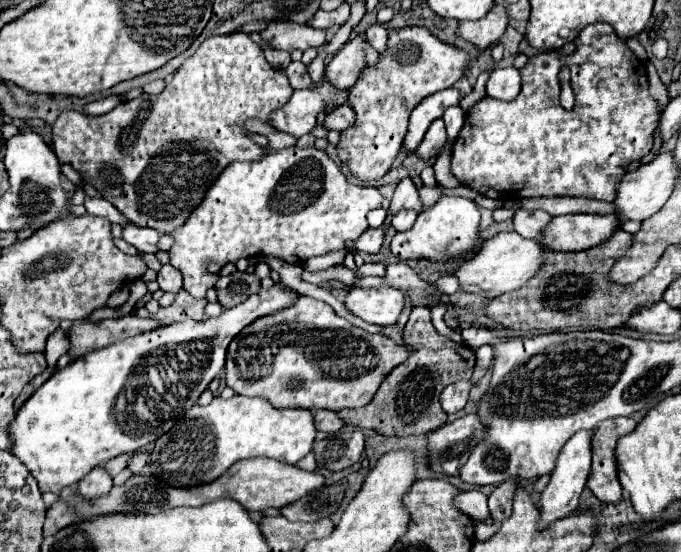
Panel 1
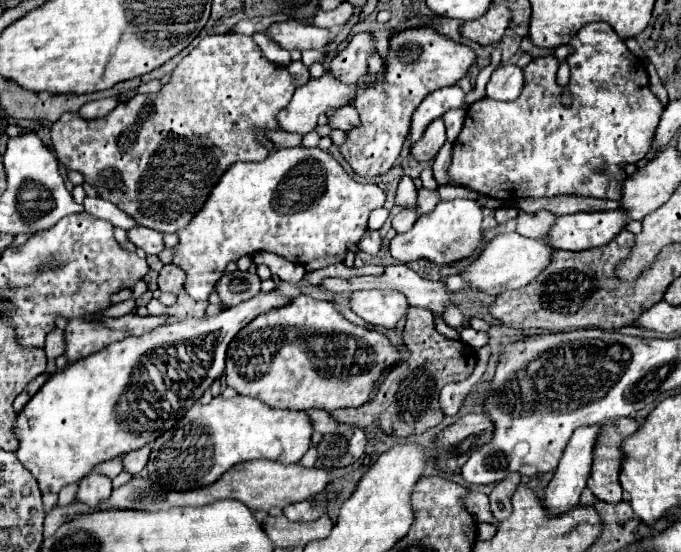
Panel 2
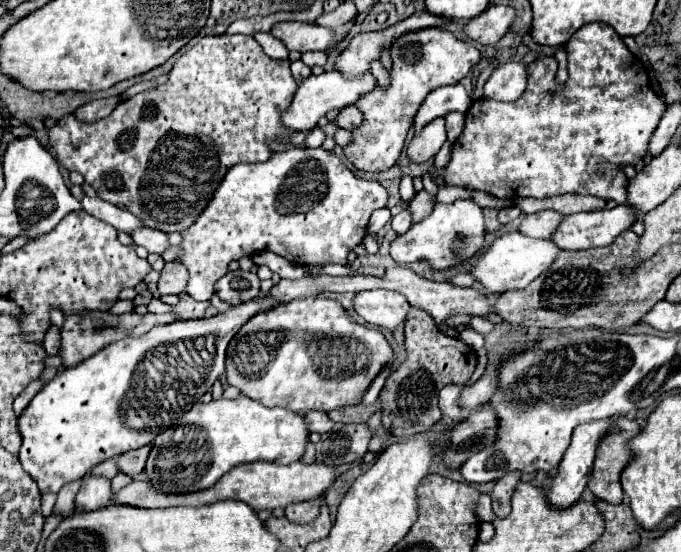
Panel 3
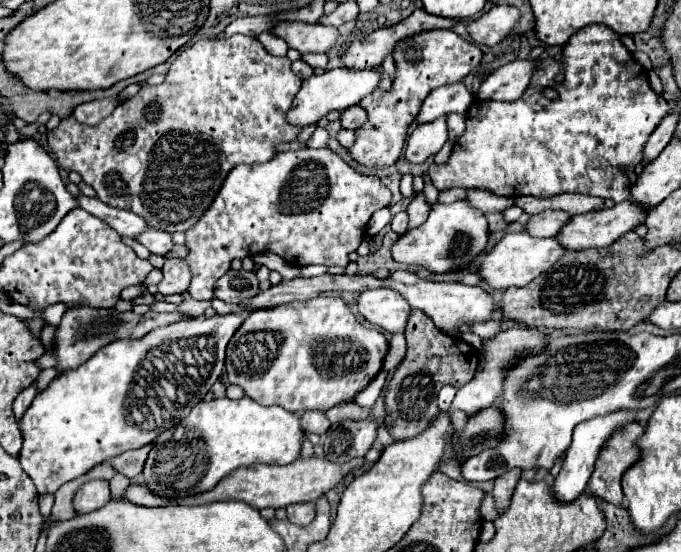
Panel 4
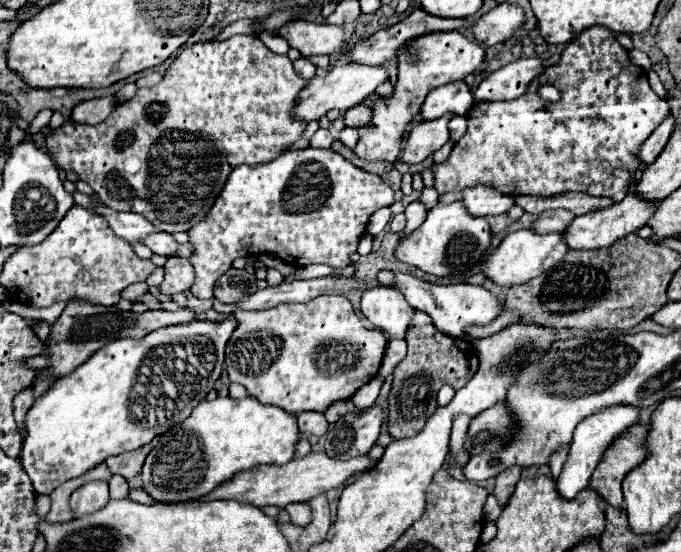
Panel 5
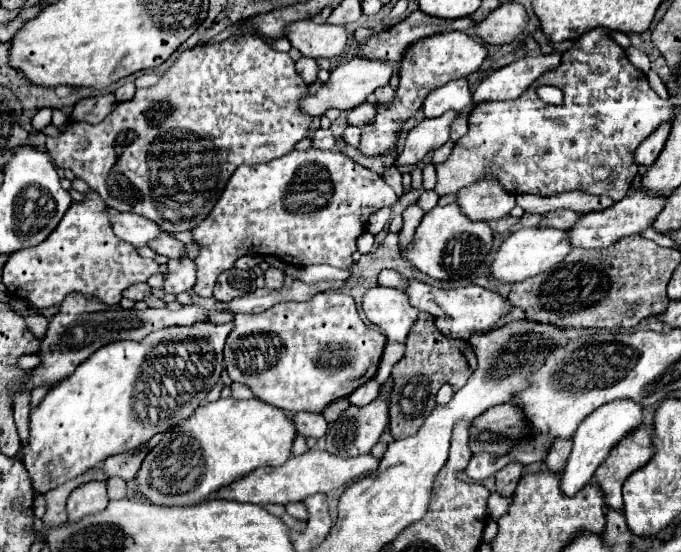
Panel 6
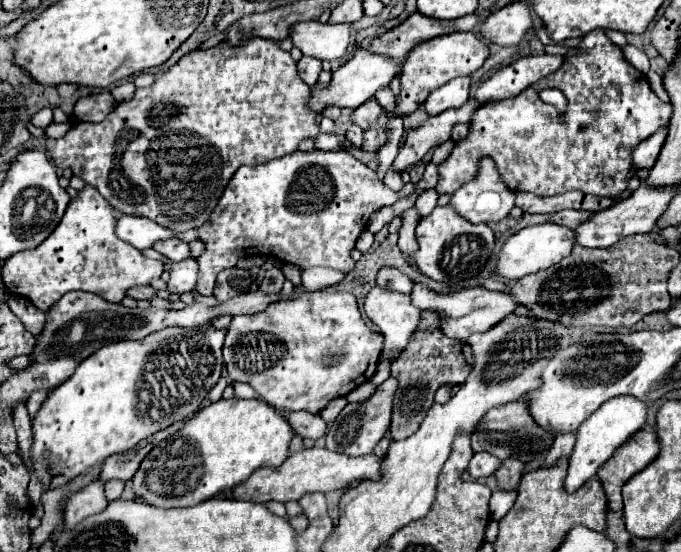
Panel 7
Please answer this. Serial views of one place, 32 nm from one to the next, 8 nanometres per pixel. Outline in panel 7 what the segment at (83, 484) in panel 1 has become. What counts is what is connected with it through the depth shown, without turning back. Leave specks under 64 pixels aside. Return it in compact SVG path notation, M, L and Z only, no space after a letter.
M100 480L90 482L88 486L80 488L78 492L72 492L66 502L66 528L72 528L80 524L86 516L92 516L96 512L102 512L108 506L106 494L104 494L104 484Z

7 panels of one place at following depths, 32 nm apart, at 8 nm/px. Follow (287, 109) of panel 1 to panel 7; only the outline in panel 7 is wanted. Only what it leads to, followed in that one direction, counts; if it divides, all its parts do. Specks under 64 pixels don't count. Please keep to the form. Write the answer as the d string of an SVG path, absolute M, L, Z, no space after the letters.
M358 48L356 54L342 64L340 68L336 68L332 72L332 80L326 88L320 88L318 84L312 86L310 90L310 100L308 100L308 108L312 108L314 114L322 114L324 108L328 106L338 106L338 108L358 108L360 104L364 104L366 100L370 100L376 90L386 88L390 84L390 80L400 72L400 64L396 64L394 60L388 60L386 56L376 56L368 50Z

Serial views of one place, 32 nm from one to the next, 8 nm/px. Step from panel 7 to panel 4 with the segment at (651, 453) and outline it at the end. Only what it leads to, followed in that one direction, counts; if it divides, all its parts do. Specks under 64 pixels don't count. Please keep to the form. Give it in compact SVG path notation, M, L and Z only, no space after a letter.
M626 422L620 430L616 430L600 450L600 456L596 460L596 468L592 472L592 478L588 482L588 488L594 496L610 502L610 504L622 504L622 474L628 470L628 466L638 460L640 452L634 448L636 438L644 432L644 426L638 422Z

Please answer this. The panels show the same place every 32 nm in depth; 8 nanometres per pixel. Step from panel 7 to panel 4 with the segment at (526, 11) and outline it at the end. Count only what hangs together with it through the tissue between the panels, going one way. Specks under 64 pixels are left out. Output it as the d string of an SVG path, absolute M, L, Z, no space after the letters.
M492 6L488 12L484 12L478 20L472 20L468 24L468 34L474 42L494 46L502 38L506 38L514 24L520 20L520 12L514 6Z

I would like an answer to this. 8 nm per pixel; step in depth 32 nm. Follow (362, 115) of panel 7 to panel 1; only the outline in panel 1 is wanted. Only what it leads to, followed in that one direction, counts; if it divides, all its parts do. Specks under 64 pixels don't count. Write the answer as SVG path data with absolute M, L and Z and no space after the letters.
M342 104L342 106L336 106L330 114L326 114L324 118L324 128L326 130L346 130L348 126L352 126L356 122L356 114L352 112L352 108L348 108L348 104Z

